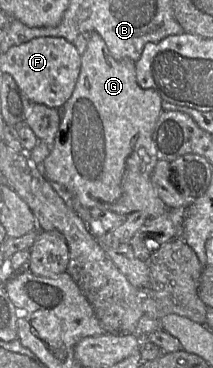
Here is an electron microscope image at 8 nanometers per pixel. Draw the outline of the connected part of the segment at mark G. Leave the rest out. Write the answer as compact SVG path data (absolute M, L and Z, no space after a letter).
M91 32L81 68L71 97L61 109L58 132L53 149L41 165L45 177L68 198L85 208L109 210L120 215L141 212L147 219L156 218L169 210L158 197L151 176L159 160L152 141L153 131L163 111L162 98L154 89L142 88L136 80L135 62L129 58L114 59L97 32Z

